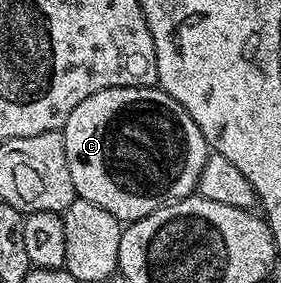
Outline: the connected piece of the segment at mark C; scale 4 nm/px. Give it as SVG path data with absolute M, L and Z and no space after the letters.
M109 88L84 98L68 122L60 130L64 142L64 154L68 158L68 174L72 174L72 186L77 199L96 202L100 210L108 210L123 222L139 220L166 204L174 204L191 195L197 189L200 170L208 155L208 145L200 126L192 122L188 110L176 102L161 88Z

